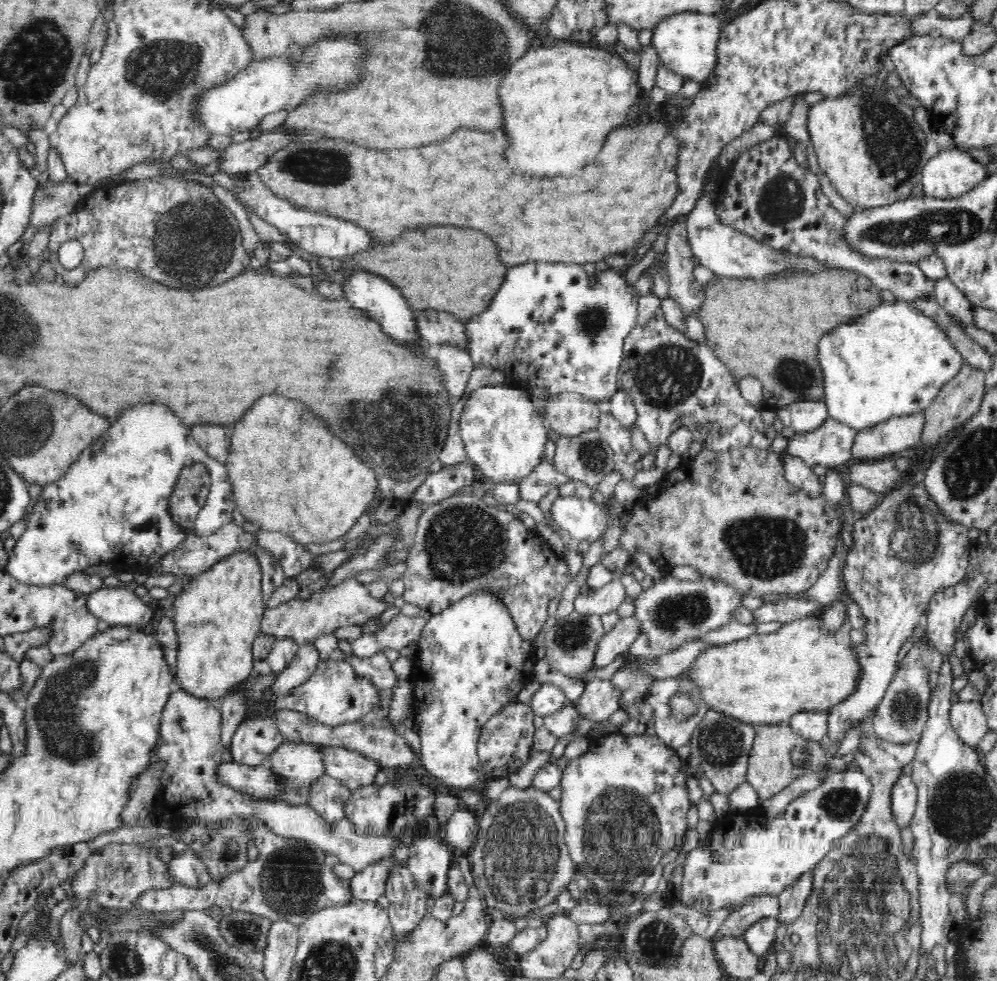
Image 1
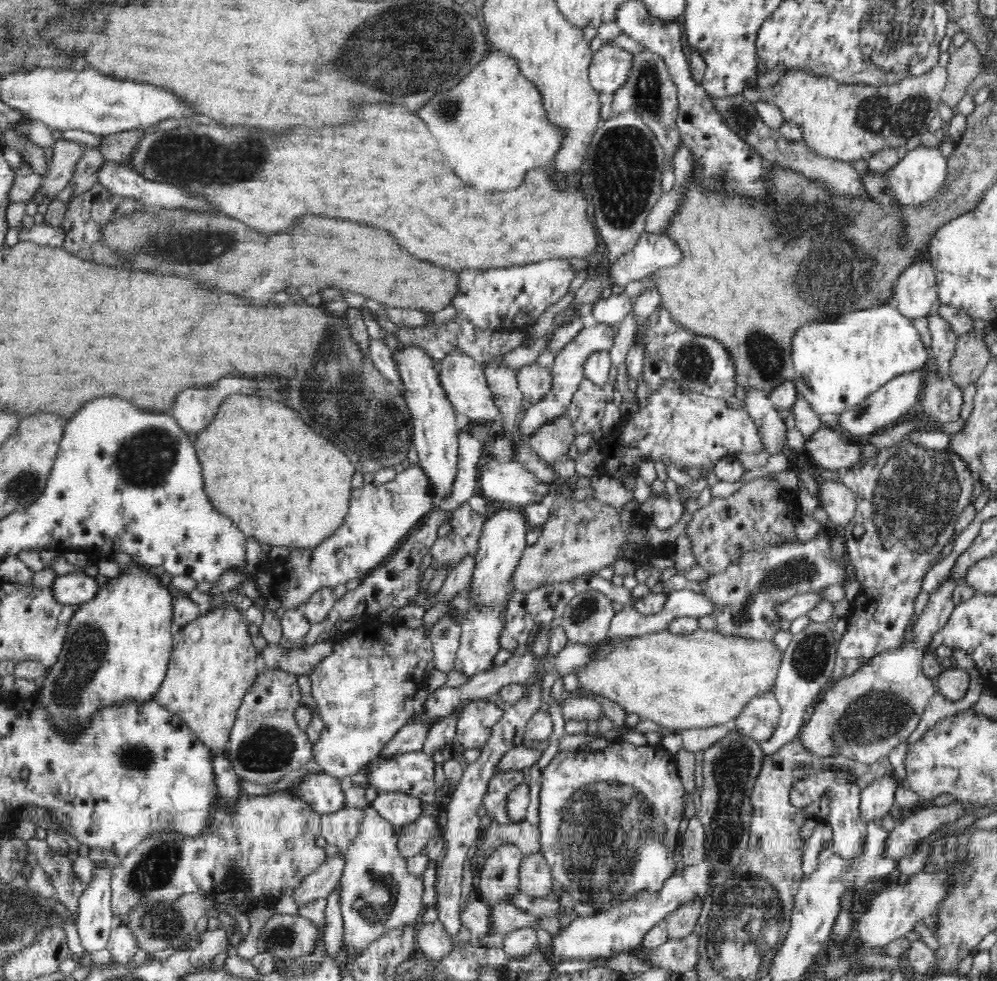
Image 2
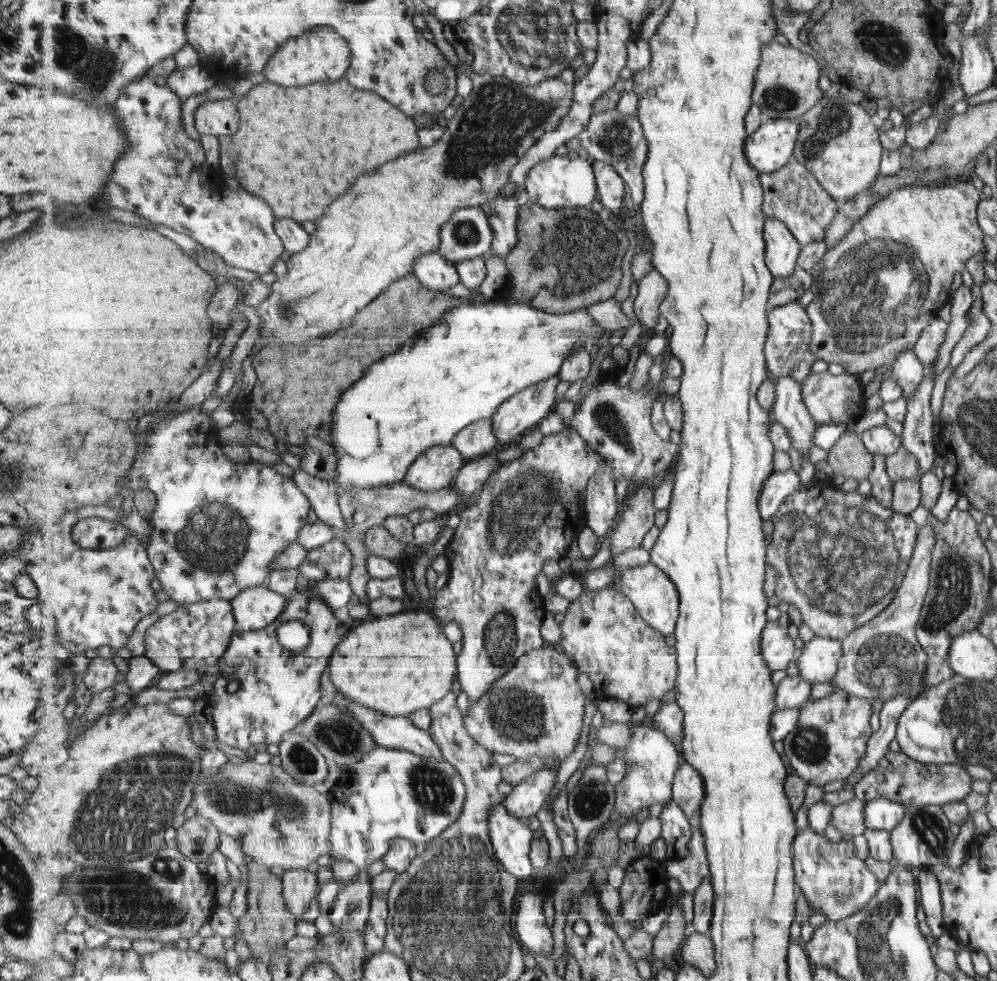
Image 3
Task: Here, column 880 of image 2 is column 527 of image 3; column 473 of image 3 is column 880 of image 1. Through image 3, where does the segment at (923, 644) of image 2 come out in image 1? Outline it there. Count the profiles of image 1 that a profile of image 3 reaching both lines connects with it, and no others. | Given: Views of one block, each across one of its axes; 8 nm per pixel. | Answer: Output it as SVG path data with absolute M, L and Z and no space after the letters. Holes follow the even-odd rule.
M926 640L914 644L907 654L898 662L898 669L893 676L892 683L888 686L883 700L873 718L874 733L878 739L894 744L908 744L919 742L922 729L928 721L928 704L931 698L929 686L929 673L926 663L922 660L923 652L929 644Z

